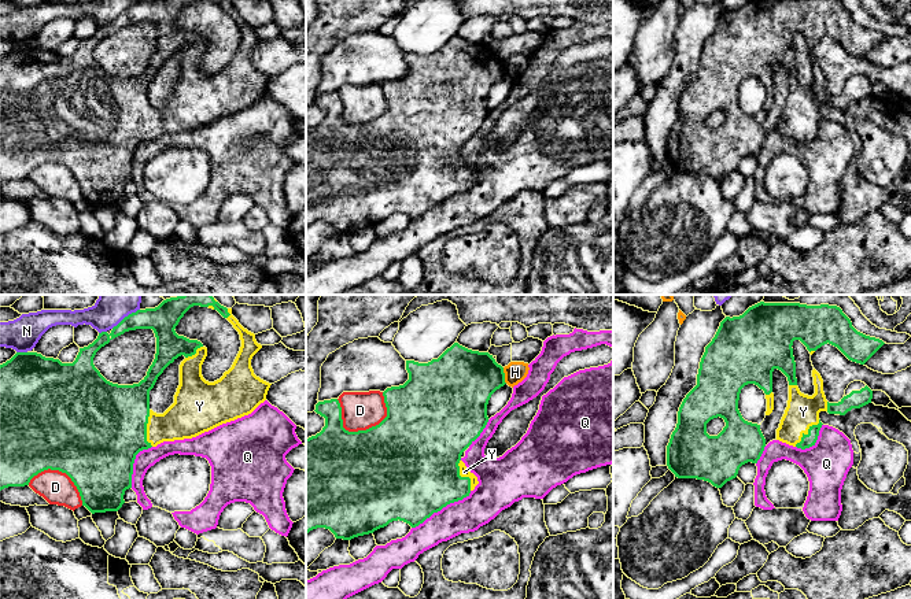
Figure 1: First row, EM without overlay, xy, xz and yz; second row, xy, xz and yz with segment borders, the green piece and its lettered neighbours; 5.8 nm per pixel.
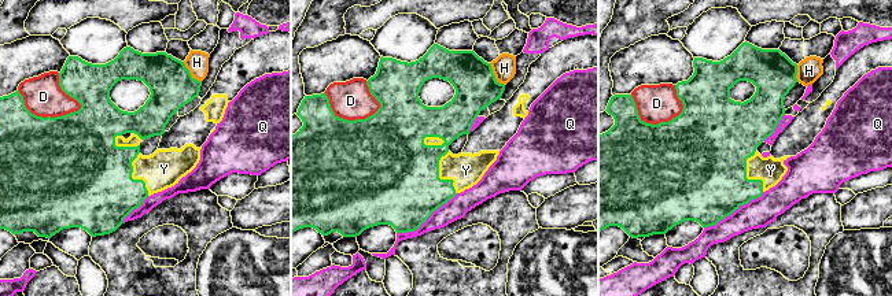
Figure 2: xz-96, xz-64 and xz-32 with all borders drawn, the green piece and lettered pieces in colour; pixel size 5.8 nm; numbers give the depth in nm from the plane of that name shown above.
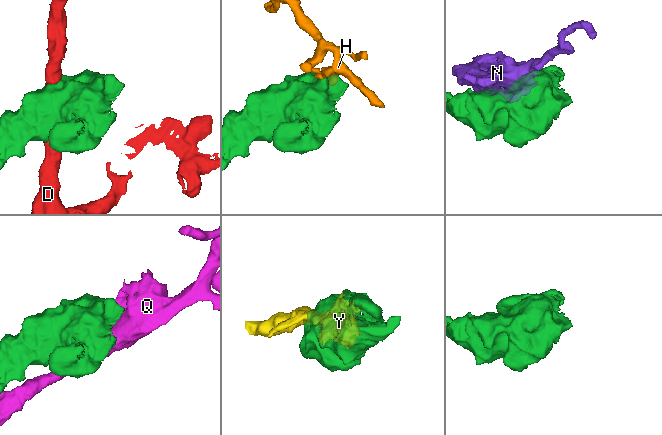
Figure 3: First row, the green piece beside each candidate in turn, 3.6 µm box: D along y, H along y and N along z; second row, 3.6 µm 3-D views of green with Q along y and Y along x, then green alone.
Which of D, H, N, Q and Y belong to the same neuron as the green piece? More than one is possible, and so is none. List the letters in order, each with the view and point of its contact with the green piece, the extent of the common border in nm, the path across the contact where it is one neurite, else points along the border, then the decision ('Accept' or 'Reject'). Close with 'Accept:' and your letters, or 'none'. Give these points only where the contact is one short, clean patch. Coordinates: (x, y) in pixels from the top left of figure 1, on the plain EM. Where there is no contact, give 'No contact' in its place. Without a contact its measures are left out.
D: Touches green at xz (376, 118). Shared border 320 nm. Reject
H: Touches green at xz (504, 69). Shared border 100 nm. Reject
N: Touches green at xy (125, 10). Shared border 200 nm. Reject
Q: Touches green at xz (441, 202). Shared border 420 nm. Reject
Y: Touches green at yz (808, 125). Shared border 220 nm. Accept
Accept: Y

